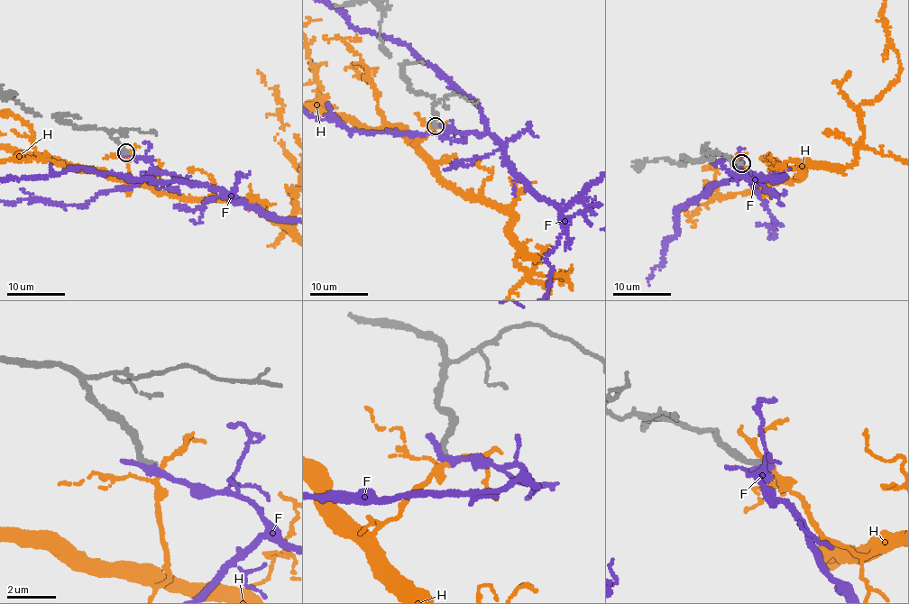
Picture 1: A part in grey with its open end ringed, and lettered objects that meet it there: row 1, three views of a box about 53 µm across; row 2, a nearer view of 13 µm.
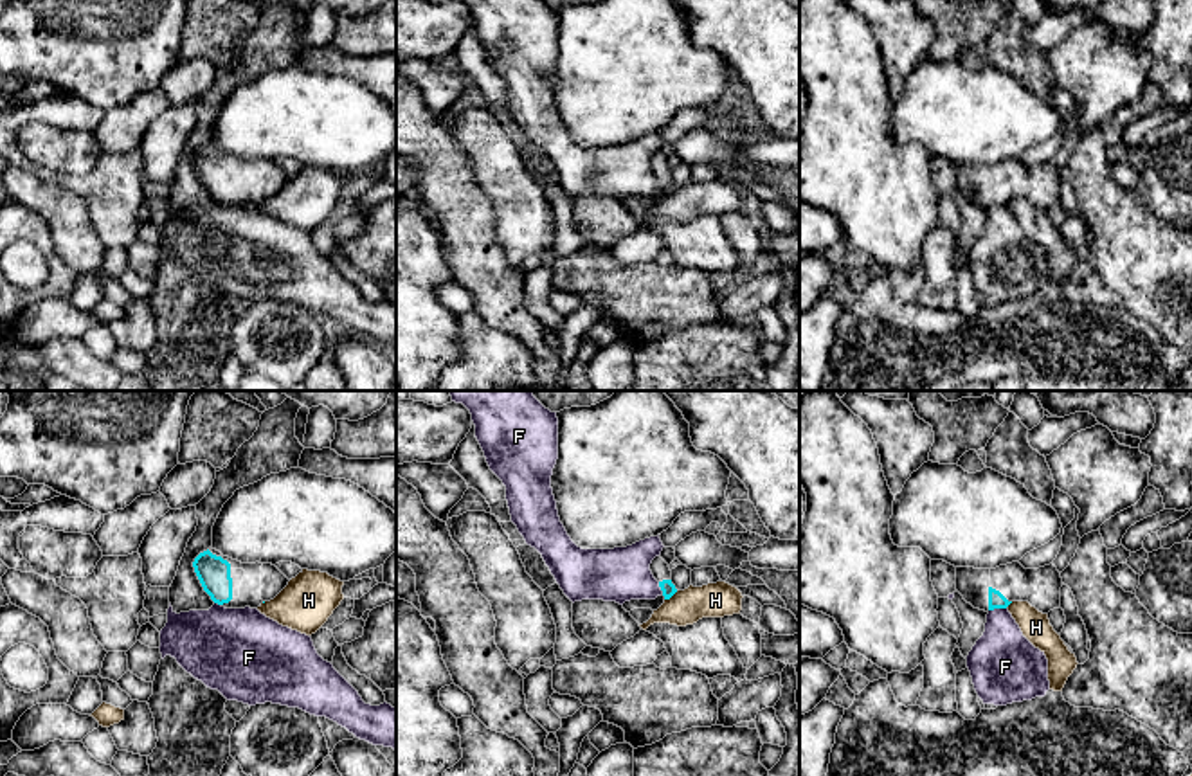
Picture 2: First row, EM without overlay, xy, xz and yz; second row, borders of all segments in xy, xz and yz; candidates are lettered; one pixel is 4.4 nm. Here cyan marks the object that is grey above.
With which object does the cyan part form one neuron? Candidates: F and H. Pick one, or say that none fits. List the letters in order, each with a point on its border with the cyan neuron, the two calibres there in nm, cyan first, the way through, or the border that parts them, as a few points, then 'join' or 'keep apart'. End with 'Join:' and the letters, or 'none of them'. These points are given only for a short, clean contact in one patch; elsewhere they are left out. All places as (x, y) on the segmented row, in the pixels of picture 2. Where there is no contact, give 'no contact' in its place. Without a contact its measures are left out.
F: yz (996, 607) | 80/300 nm | keep apart
H: xz (670, 596) | 70/160 nm | along xz (677, 591), (665, 600) | keep apart
Join: none of them

